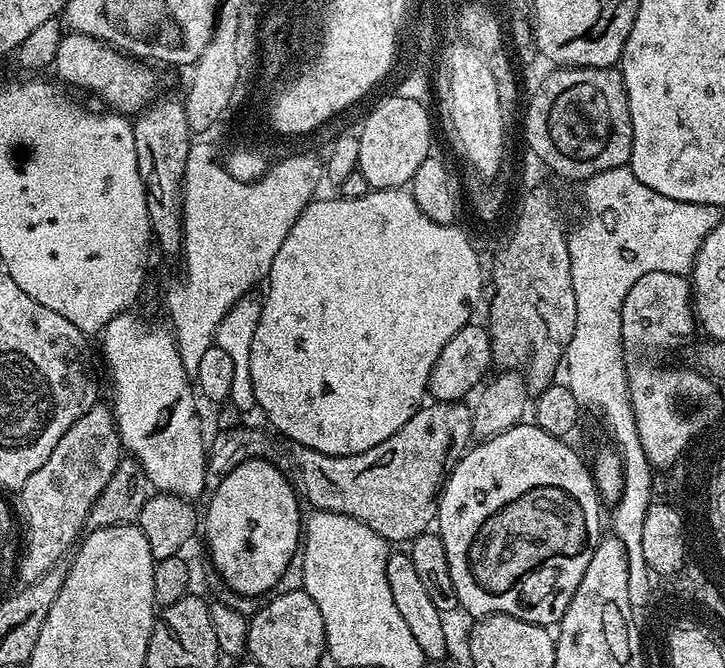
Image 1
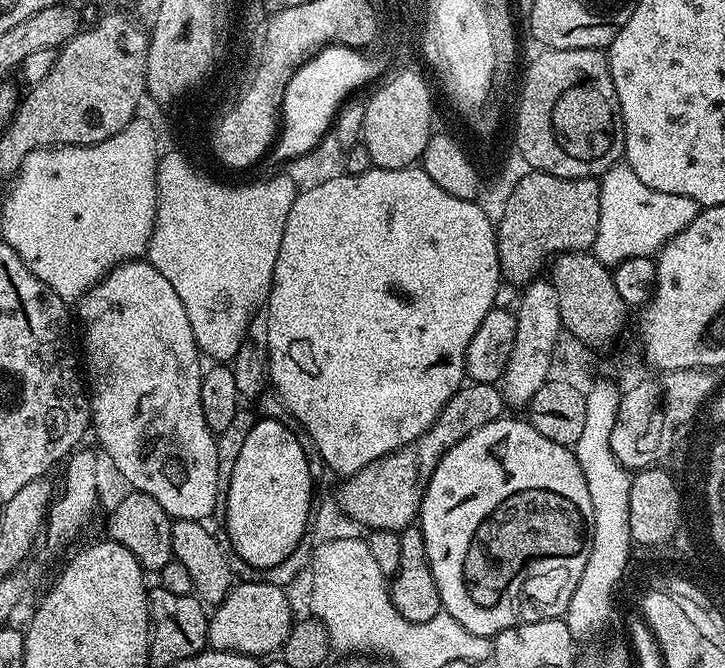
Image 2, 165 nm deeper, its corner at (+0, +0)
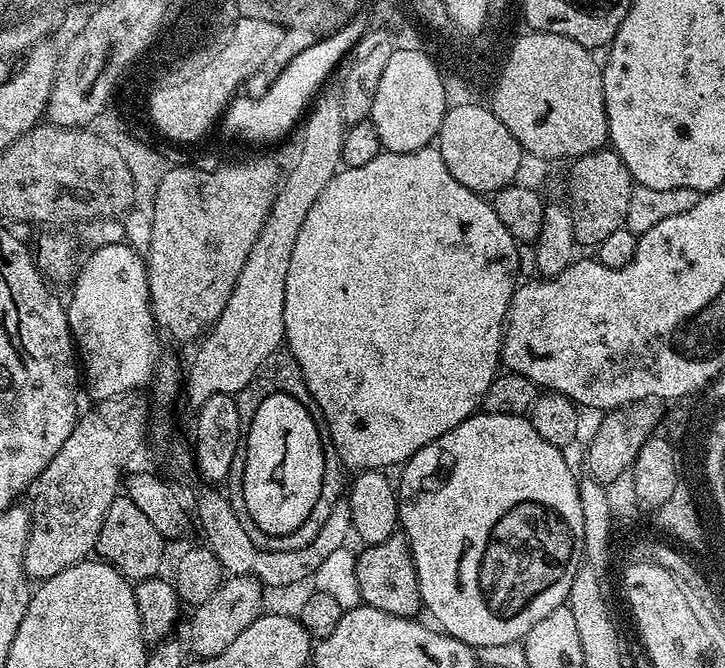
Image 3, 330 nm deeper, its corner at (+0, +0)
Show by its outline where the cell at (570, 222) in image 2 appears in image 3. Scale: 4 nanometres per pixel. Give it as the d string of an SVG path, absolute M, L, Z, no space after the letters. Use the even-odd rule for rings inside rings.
M608 146L585 156L575 157L570 167L572 177L568 180L566 207L568 213L572 215L572 229L576 232L577 245L584 247L585 244L592 250L609 234L614 234L614 230L625 227L624 219L634 181L630 170L626 170L622 158Z

